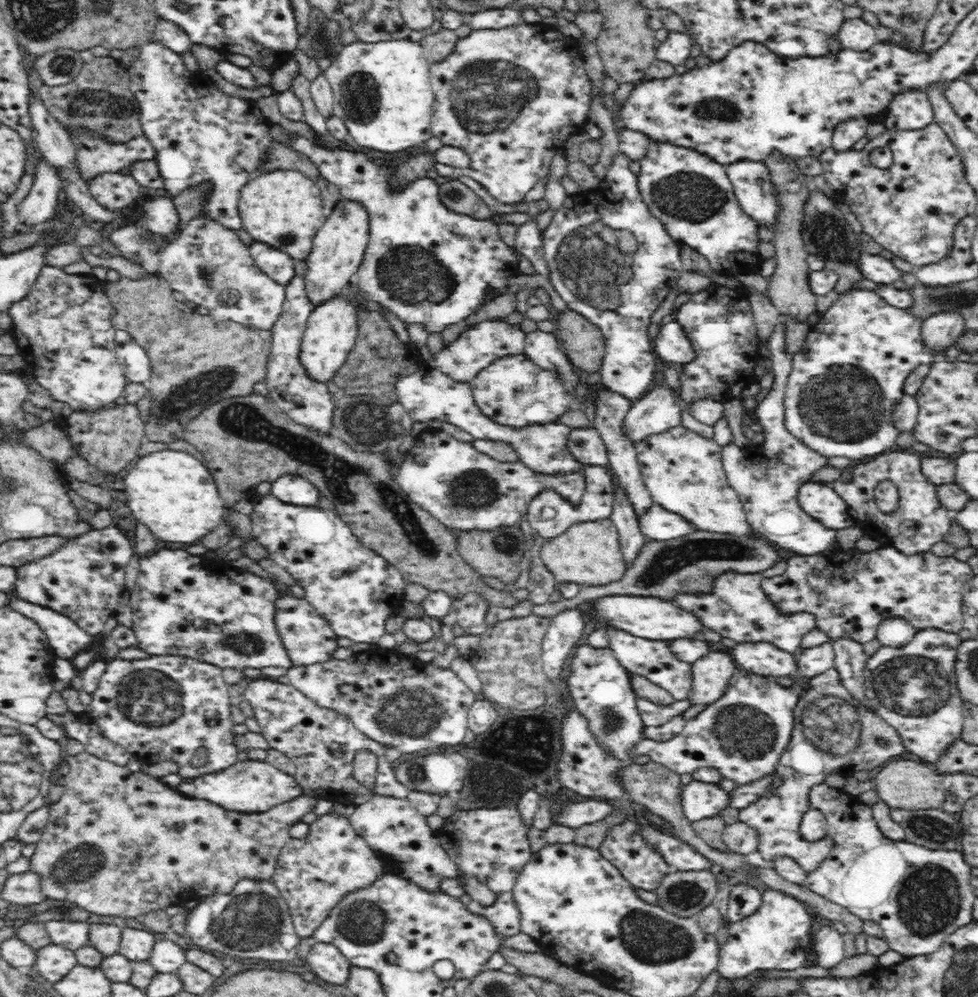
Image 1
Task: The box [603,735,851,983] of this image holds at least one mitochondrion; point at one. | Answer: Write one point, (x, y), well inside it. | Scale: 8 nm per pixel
(649, 939)

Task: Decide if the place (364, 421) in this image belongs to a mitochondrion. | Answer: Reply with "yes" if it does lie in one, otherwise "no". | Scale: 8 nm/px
yes

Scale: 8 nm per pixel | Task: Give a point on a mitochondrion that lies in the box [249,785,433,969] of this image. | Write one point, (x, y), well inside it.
(362, 920)

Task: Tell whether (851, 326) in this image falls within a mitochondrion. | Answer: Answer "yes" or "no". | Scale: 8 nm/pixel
no

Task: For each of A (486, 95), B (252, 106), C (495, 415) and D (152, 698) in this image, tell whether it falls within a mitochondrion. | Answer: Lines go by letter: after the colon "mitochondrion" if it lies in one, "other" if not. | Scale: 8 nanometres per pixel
A: mitochondrion
B: other
C: other
D: mitochondrion

